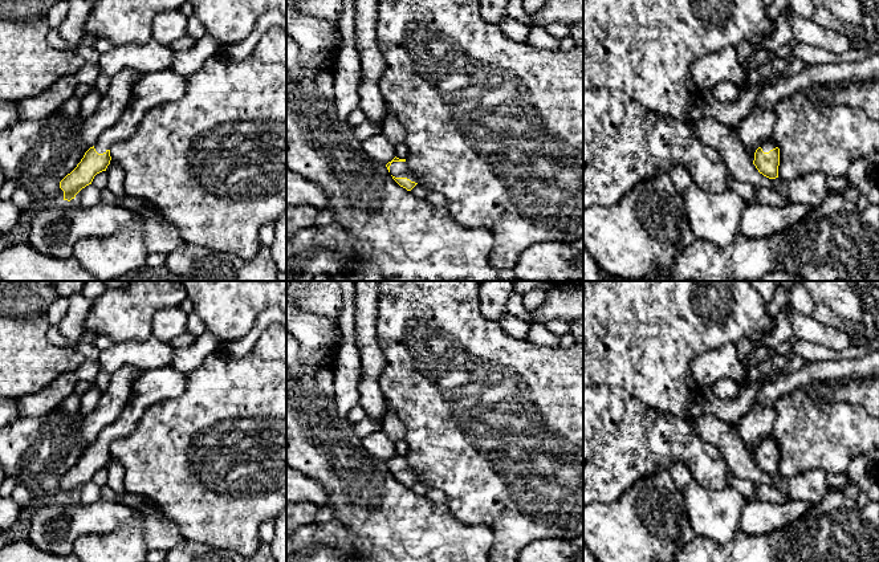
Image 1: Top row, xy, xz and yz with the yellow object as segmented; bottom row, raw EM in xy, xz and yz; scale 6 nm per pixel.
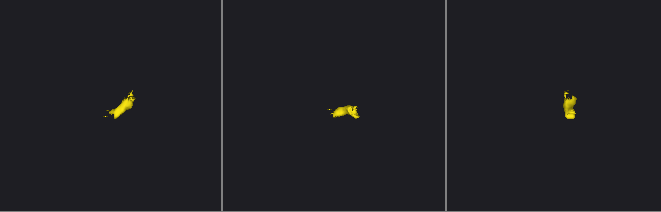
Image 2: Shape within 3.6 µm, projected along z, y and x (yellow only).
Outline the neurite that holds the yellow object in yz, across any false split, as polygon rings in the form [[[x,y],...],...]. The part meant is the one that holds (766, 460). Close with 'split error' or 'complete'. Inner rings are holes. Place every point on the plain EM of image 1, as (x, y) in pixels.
[[[772,435],[762,439],[756,447],[753,461],[764,473],[769,476],[778,475],[780,445]]] | split error

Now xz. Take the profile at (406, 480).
[[[394,455],[386,461],[392,476],[407,488],[411,488],[418,481],[416,472],[410,467],[406,456]]] | split error

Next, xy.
[[[172,365],[142,371],[126,407],[90,444],[77,464],[60,478],[58,497],[68,497],[91,481],[94,473],[110,461],[110,445],[114,440],[131,435],[146,408],[155,403],[179,398],[187,384],[186,374]]] | split error

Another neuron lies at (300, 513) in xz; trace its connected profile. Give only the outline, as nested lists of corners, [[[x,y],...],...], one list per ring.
[[[310,501],[286,502],[286,535],[300,526],[316,522],[318,506]]]

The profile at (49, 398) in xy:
[[[74,371],[65,372],[41,391],[17,399],[20,418],[40,418],[53,412],[74,391],[77,382],[78,378]]]

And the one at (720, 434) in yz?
[[[708,414],[692,419],[693,431],[705,441],[713,444],[721,452],[729,471],[738,478],[746,478],[754,484],[773,486],[774,476],[758,469],[750,455],[745,451],[736,425],[731,425]]]

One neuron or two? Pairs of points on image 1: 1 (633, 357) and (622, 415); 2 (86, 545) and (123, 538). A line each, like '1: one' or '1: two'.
1: two
2: one

